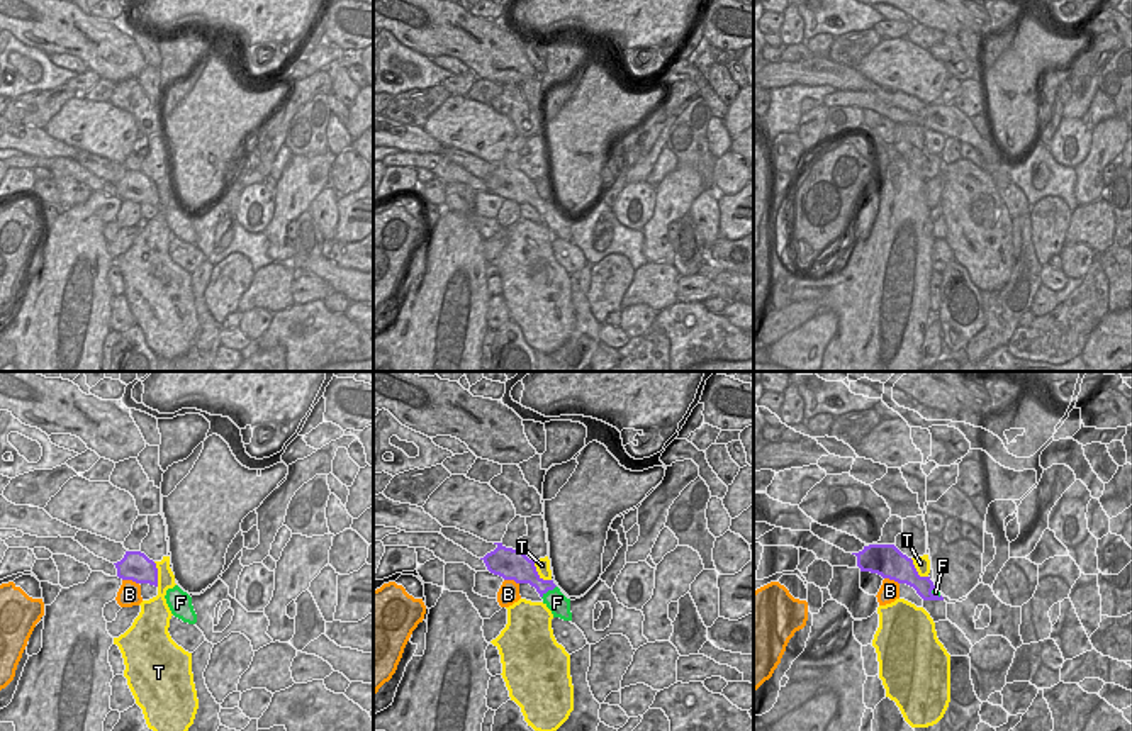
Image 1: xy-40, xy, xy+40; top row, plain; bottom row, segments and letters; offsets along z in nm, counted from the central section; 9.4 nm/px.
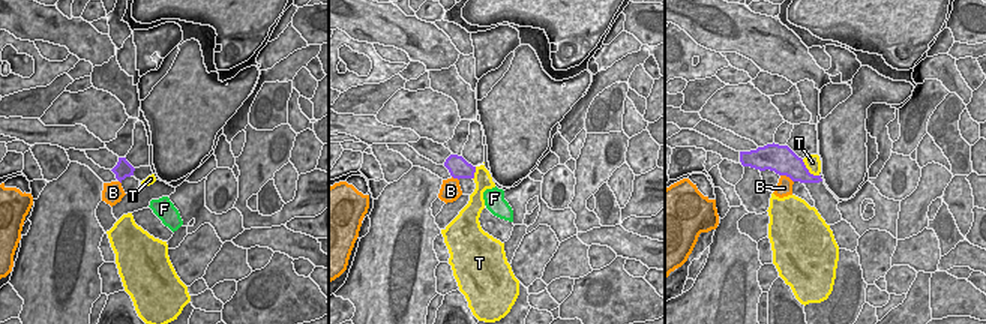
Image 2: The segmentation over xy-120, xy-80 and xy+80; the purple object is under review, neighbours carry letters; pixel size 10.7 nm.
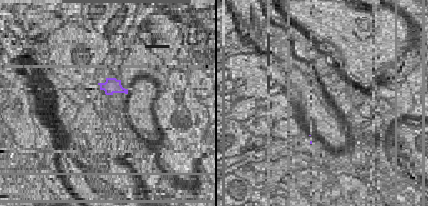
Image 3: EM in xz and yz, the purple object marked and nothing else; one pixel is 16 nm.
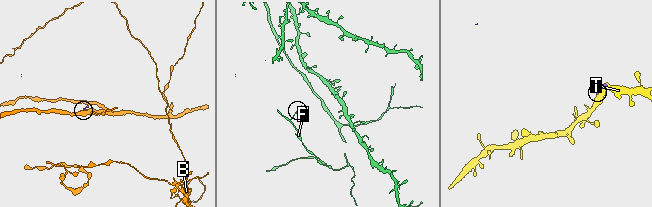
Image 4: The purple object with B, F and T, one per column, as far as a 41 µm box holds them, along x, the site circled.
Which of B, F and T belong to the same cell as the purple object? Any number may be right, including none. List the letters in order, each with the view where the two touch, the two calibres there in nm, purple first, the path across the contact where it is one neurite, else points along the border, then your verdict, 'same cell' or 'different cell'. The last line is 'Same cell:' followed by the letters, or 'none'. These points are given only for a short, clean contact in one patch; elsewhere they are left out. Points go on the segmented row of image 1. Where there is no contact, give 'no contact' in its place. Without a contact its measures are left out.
B: contact in xy-40; calibres 280 and 220 nm; border xy-40 (123, 579), (131, 579), (138, 584); different cell
F: contact in xy; calibres 170 and 200 nm; way xy (528, 574), (549, 589), (557, 602); same cell
T: contact in xy; calibres 280 and 130 nm; border xy (532, 560), (537, 572), (550, 580); different cell
Same cell: F

